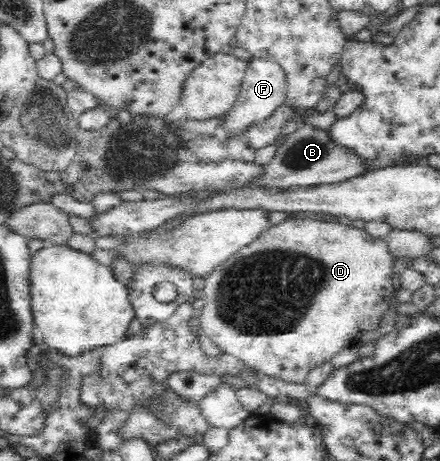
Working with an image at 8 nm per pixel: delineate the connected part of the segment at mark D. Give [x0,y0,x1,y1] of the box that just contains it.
[200,217,395,383]

